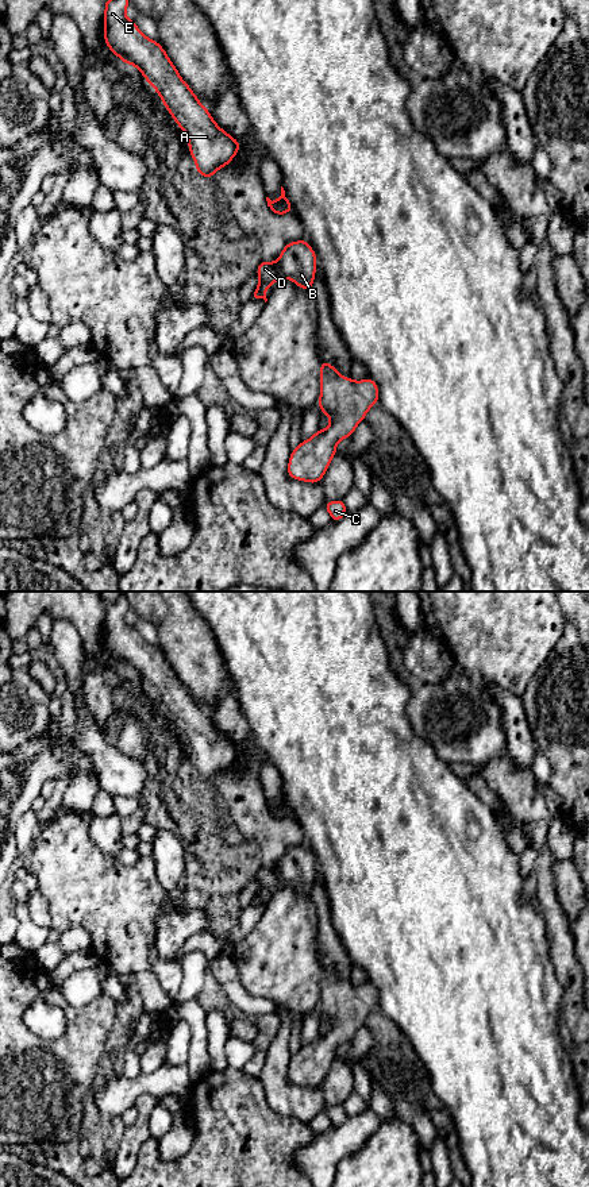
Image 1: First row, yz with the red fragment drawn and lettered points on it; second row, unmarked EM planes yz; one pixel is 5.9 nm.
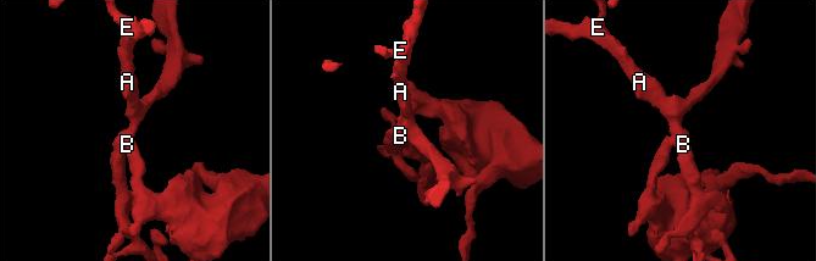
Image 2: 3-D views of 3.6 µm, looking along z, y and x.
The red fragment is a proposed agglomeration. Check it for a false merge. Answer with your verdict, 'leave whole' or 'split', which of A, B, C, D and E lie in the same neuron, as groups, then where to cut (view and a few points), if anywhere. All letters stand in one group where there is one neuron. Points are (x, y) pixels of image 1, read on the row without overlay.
split; groups A B C E / D; cut yz (276, 866), (281, 881)

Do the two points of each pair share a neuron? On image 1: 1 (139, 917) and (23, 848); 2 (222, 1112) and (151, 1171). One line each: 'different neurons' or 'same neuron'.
1: different neurons
2: same neuron

